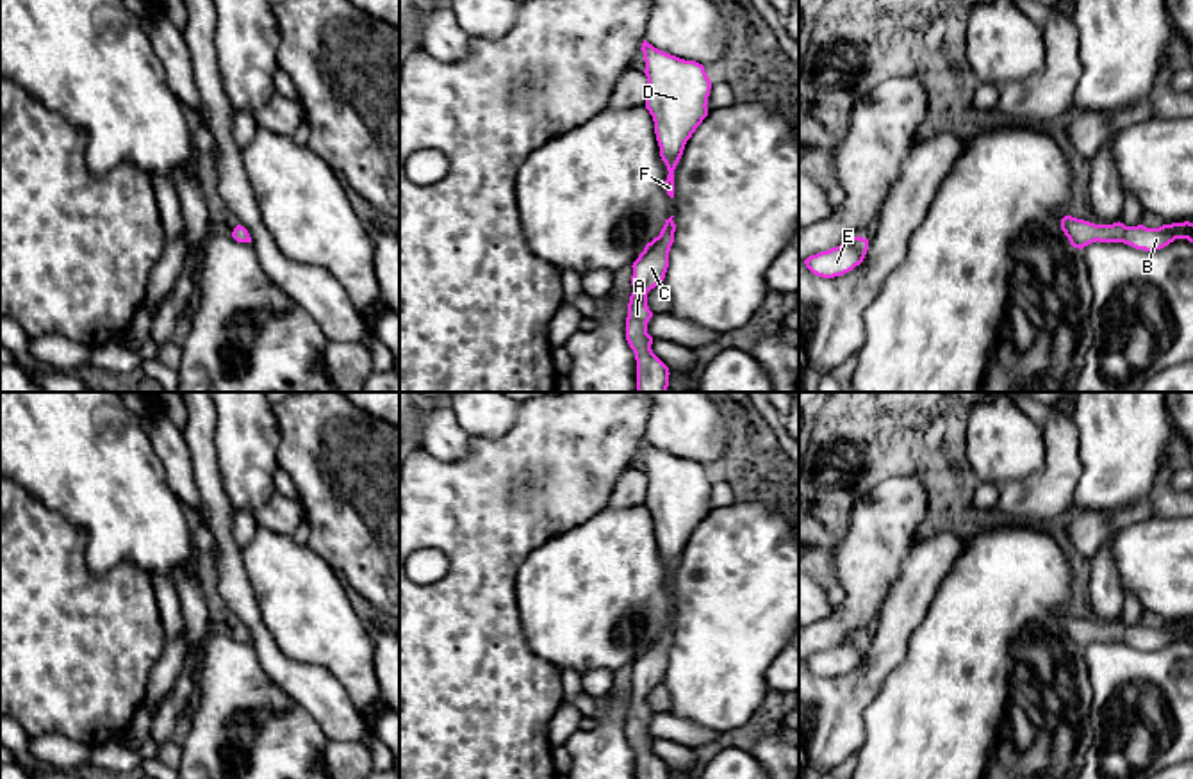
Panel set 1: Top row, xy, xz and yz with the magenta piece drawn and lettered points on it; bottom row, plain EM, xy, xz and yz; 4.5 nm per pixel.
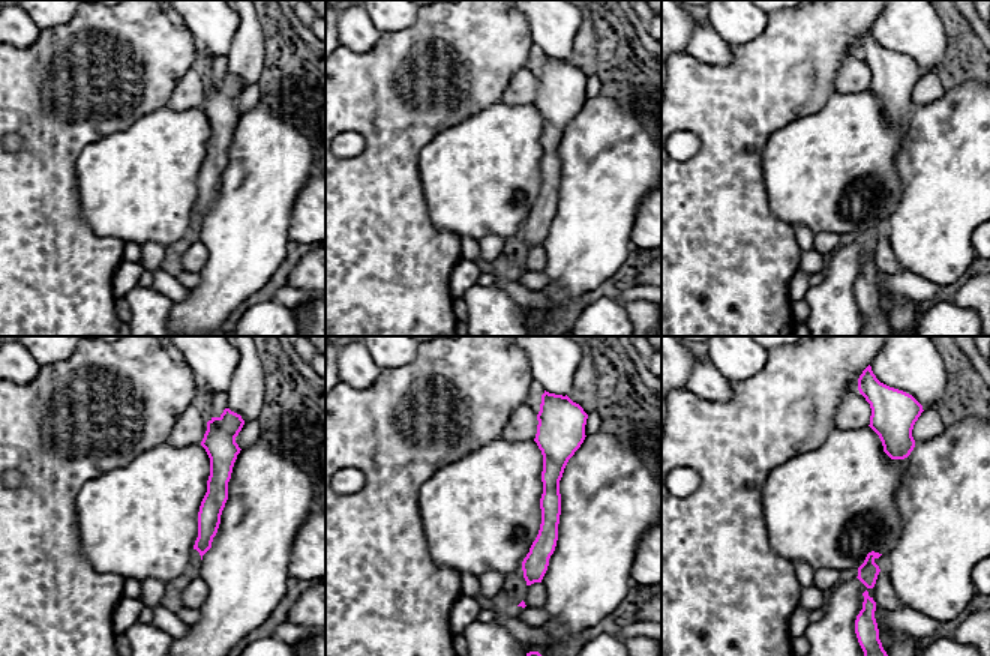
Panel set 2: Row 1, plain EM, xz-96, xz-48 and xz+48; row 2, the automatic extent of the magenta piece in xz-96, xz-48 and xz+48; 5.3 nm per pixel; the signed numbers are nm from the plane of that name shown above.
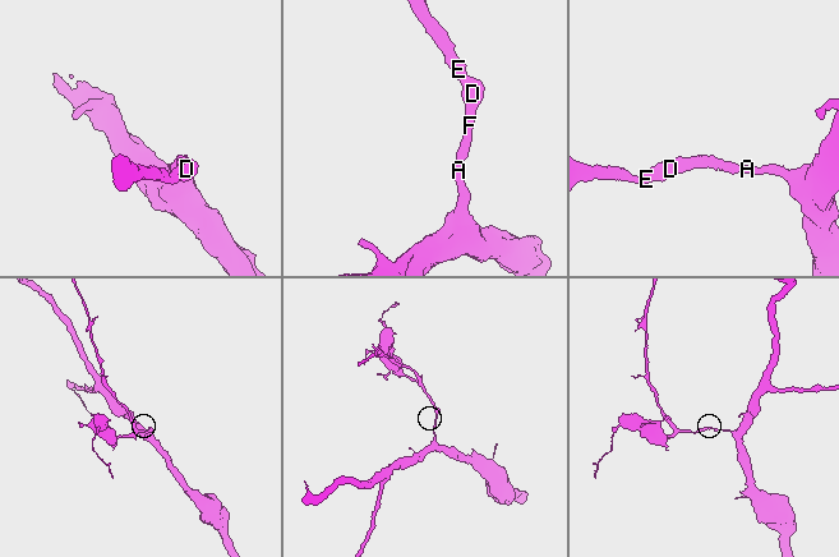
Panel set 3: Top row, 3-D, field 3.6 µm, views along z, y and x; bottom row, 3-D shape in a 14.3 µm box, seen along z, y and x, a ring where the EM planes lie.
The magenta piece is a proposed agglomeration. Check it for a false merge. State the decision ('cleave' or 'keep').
keep

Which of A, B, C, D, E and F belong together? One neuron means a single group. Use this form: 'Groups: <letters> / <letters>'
Groups: A B C D E F

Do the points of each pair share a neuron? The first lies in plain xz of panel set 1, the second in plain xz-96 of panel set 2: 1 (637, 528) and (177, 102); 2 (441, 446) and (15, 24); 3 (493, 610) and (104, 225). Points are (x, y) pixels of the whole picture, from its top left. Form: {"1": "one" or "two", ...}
{"1": "two", "2": "one", "3": "two"}

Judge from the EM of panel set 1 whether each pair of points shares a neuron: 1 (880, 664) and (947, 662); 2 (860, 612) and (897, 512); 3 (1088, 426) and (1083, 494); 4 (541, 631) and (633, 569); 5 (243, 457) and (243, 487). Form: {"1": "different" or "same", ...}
{"1": "different", "2": "same", "3": "same", "4": "same", "5": "same"}

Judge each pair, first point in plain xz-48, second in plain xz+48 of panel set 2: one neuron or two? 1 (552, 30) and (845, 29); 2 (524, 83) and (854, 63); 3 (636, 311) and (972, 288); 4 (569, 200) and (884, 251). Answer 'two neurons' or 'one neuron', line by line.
1: two neurons
2: one neuron
3: one neuron
4: two neurons

